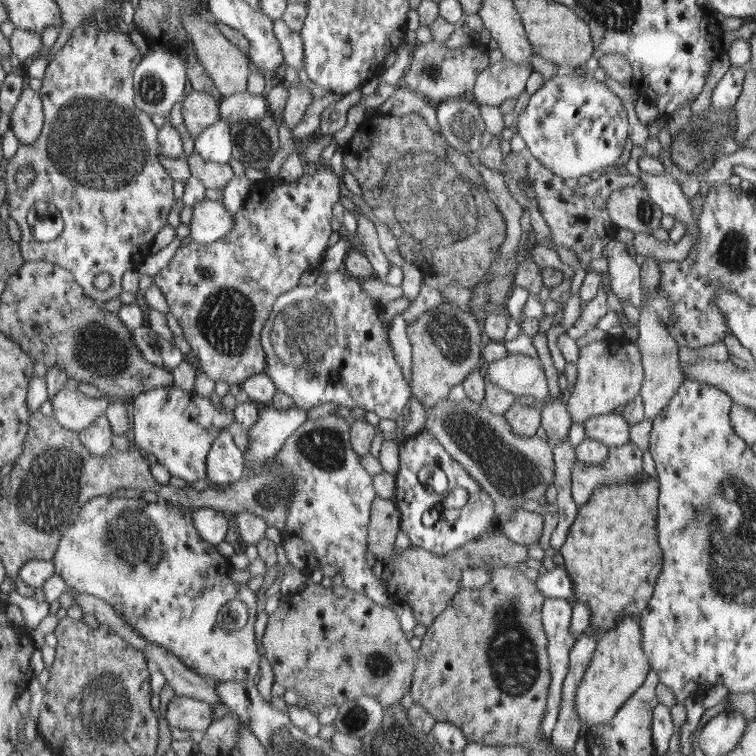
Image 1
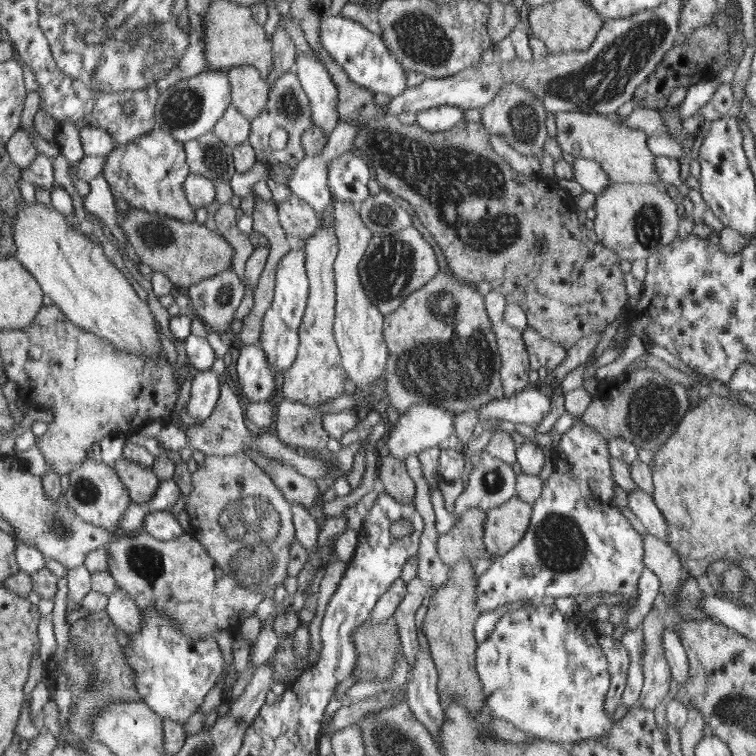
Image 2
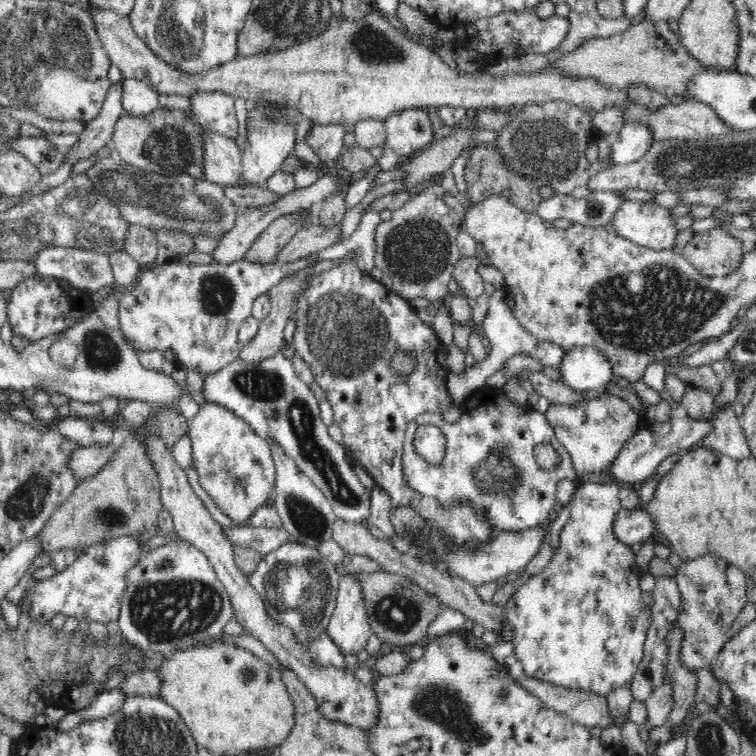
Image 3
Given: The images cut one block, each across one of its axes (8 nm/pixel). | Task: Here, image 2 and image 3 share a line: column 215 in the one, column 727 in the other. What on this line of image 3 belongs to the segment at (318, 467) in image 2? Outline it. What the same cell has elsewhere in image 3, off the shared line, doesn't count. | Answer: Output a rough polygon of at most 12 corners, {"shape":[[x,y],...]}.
{"shape":[[732,404],[718,410],[702,445],[733,459],[751,456]]}

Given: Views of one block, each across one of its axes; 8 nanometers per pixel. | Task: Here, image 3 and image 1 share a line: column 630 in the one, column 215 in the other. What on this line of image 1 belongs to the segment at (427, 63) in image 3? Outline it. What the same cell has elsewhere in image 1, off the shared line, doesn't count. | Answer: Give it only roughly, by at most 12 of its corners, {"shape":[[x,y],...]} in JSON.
{"shape":[[191,90],[181,103],[195,140],[221,118],[218,102]]}

